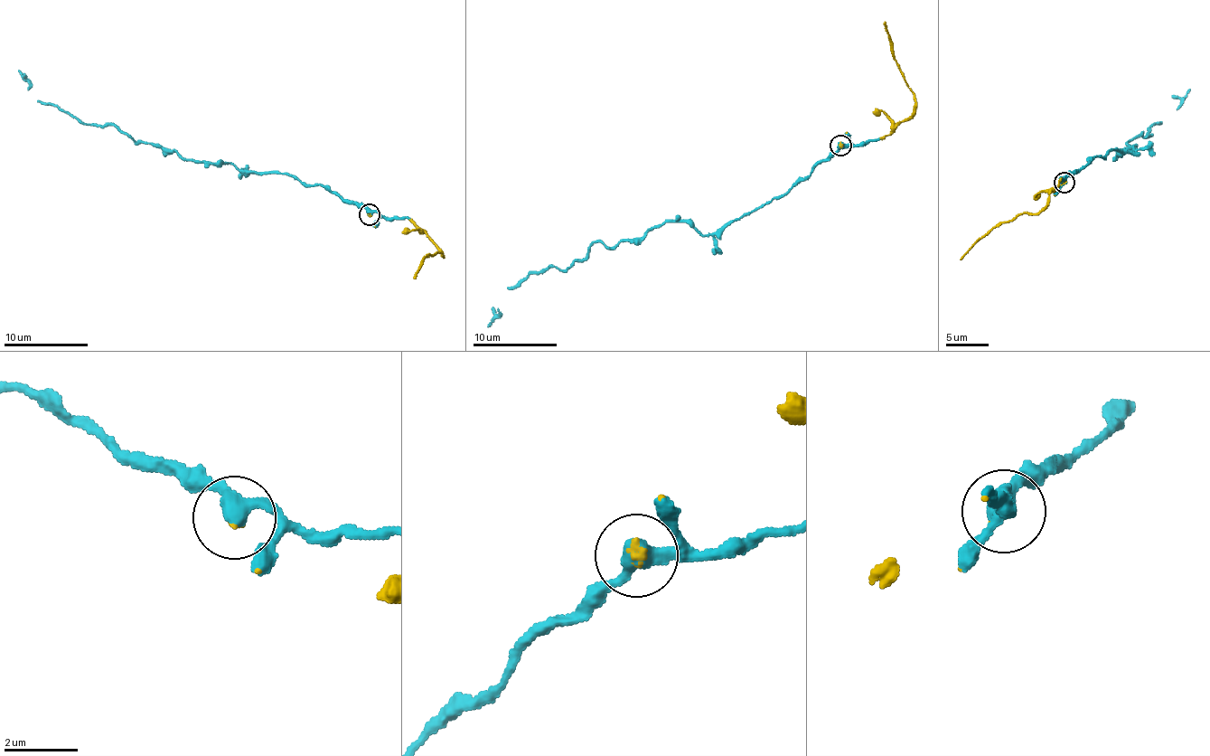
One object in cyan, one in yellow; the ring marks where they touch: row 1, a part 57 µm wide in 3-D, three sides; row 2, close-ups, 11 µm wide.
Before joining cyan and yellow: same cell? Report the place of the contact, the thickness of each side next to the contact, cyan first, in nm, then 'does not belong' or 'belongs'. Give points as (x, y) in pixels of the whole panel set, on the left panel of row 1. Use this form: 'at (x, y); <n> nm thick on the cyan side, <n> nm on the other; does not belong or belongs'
at (370, 214); 440 nm thick on the cyan side, 110 nm on the other; belongs

